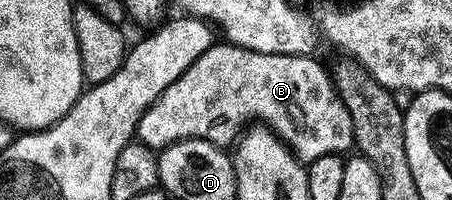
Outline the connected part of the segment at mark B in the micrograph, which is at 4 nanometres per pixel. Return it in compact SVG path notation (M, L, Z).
M227 41L217 42L206 49L206 53L202 53L202 57L198 57L198 61L194 61L194 65L190 65L190 69L186 69L178 81L174 81L174 85L170 85L151 103L140 118L136 135L139 142L153 149L163 149L183 139L205 139L227 148L237 142L241 132L253 121L259 121L274 131L305 165L318 157L351 152L354 147L354 125L342 97L332 84L327 66L323 67L311 54L279 56L275 53L258 53Z

